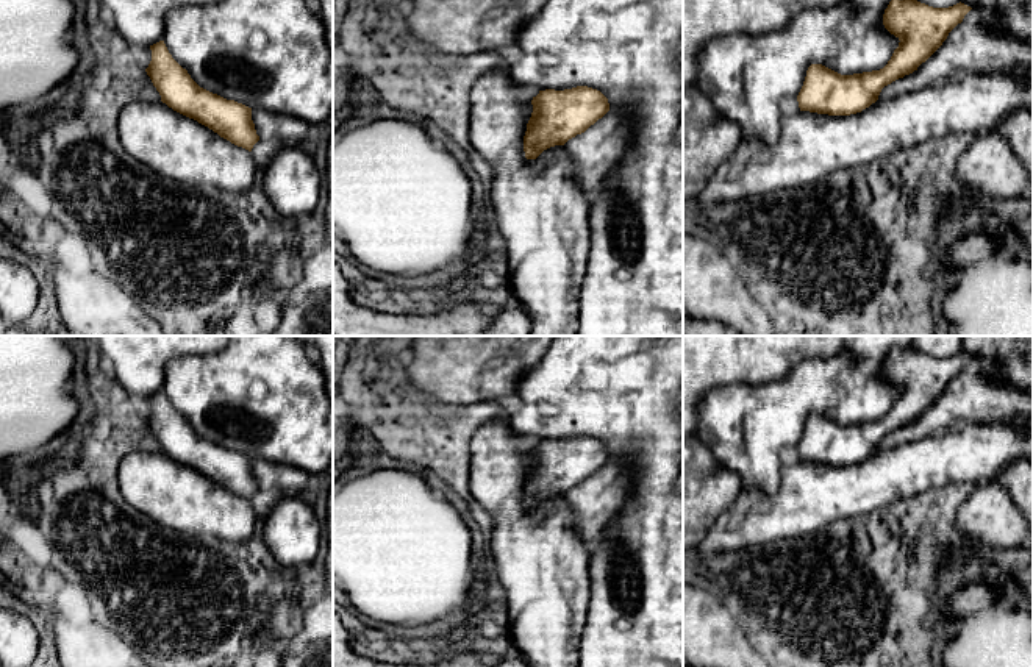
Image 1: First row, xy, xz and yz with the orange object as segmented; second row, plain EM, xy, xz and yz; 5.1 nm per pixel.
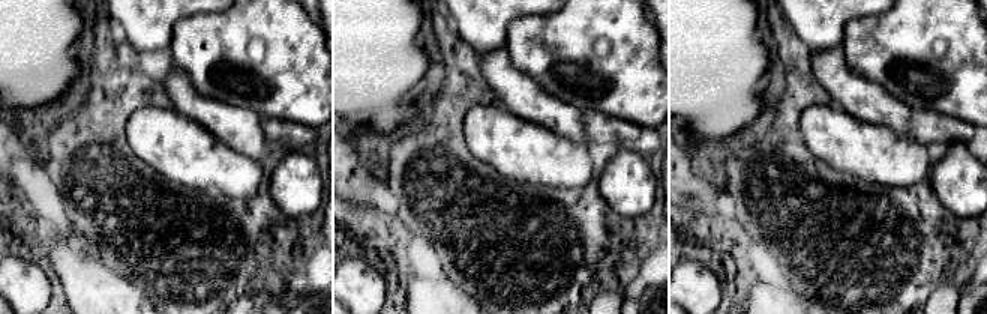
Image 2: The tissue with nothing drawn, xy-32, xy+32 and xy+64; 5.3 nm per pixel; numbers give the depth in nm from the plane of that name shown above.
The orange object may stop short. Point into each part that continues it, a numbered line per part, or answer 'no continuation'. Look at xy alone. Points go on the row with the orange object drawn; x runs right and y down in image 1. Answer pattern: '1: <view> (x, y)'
1: xy (177, 147)

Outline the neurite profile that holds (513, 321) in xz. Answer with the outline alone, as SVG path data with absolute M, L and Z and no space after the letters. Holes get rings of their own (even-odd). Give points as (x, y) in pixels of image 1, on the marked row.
M513 303L503 308L481 336L530 336L531 317L524 308Z

